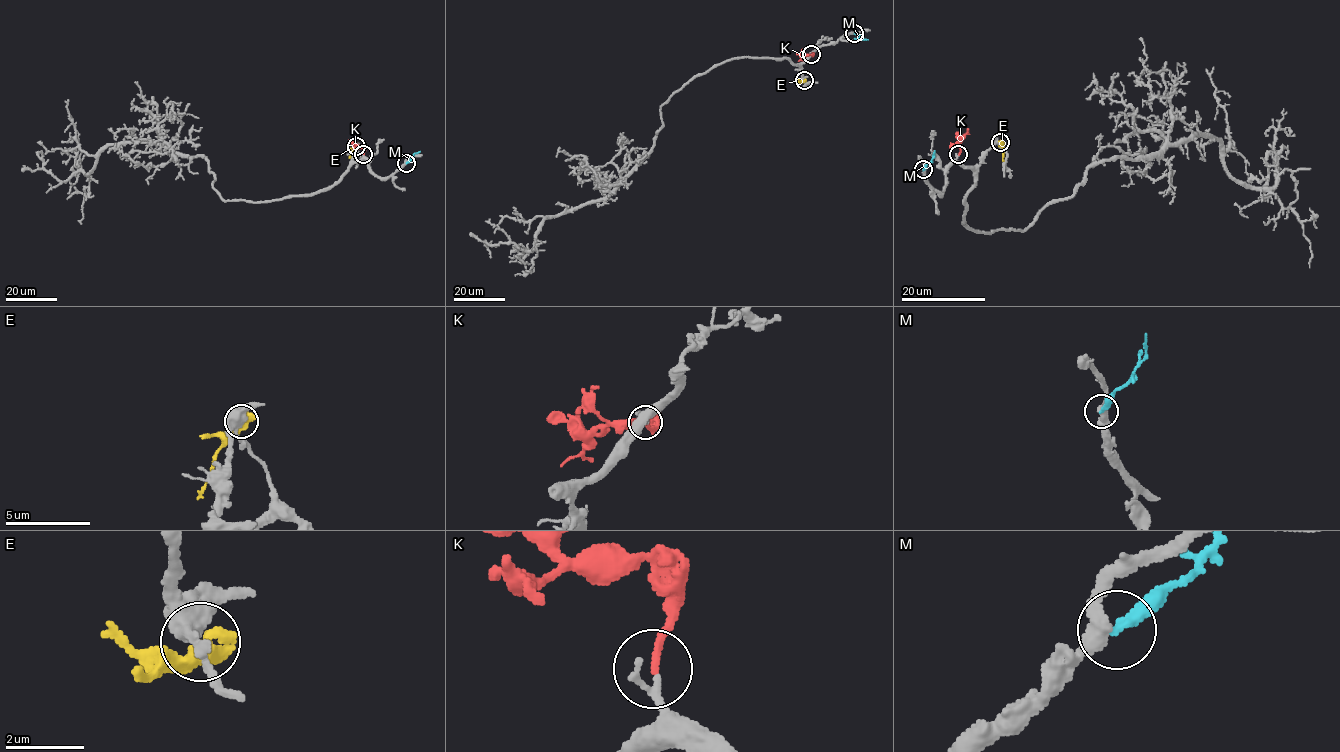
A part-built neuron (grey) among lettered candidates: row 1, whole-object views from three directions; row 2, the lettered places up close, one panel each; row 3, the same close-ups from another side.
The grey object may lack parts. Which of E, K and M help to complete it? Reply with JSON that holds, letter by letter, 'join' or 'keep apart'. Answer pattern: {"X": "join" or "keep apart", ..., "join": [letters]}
{"E": "keep apart", "K": "join", "M": "keep apart", "join": ["K"]}

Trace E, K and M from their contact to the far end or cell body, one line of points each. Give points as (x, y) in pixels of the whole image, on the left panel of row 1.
E: (356, 146), (349, 158)
K: (363, 154), (362, 147), (348, 140)
M: (406, 163), (420, 151)

